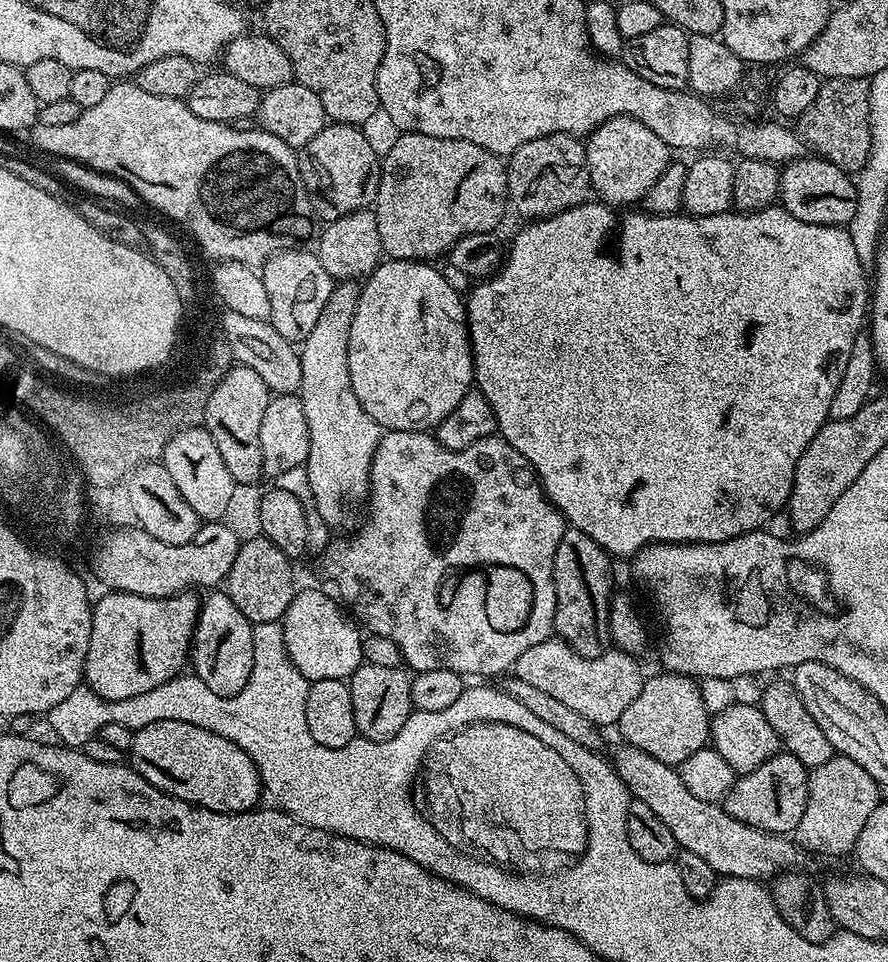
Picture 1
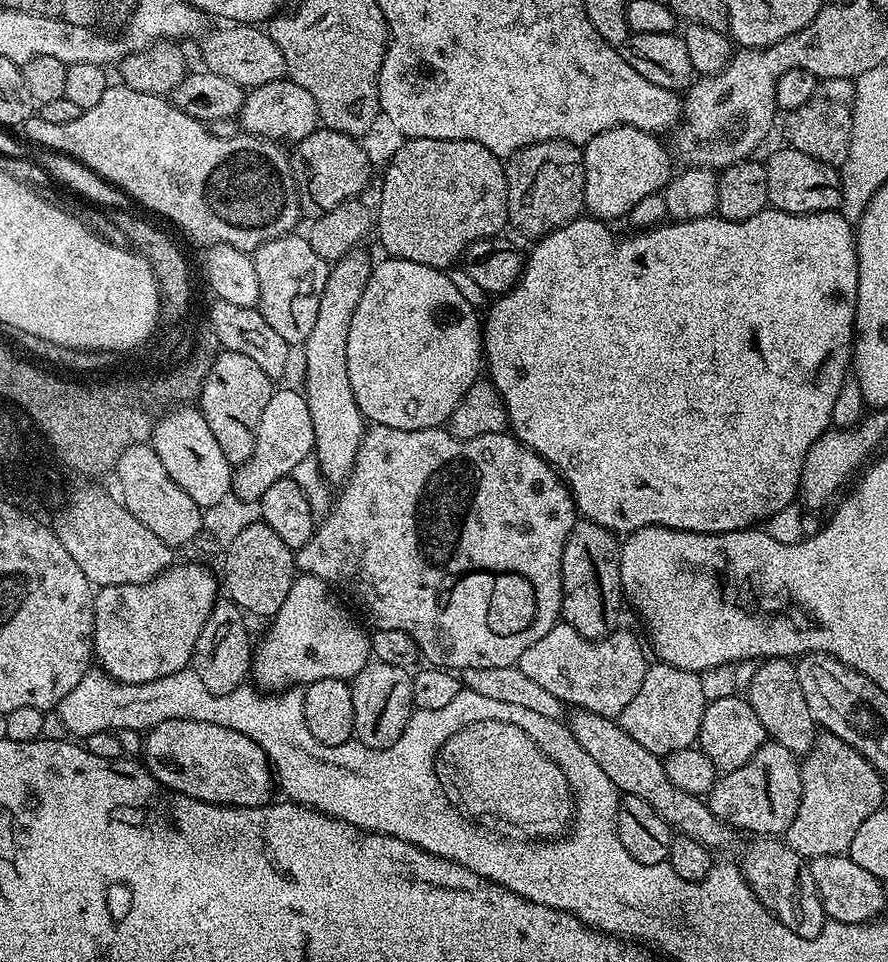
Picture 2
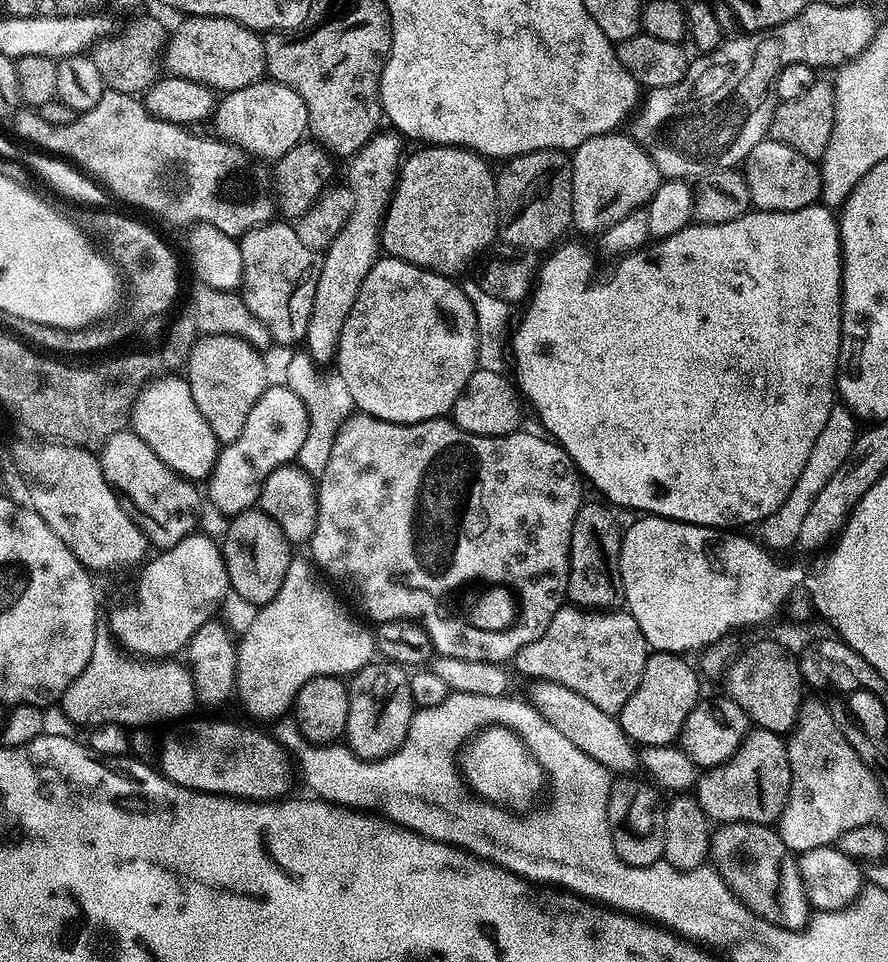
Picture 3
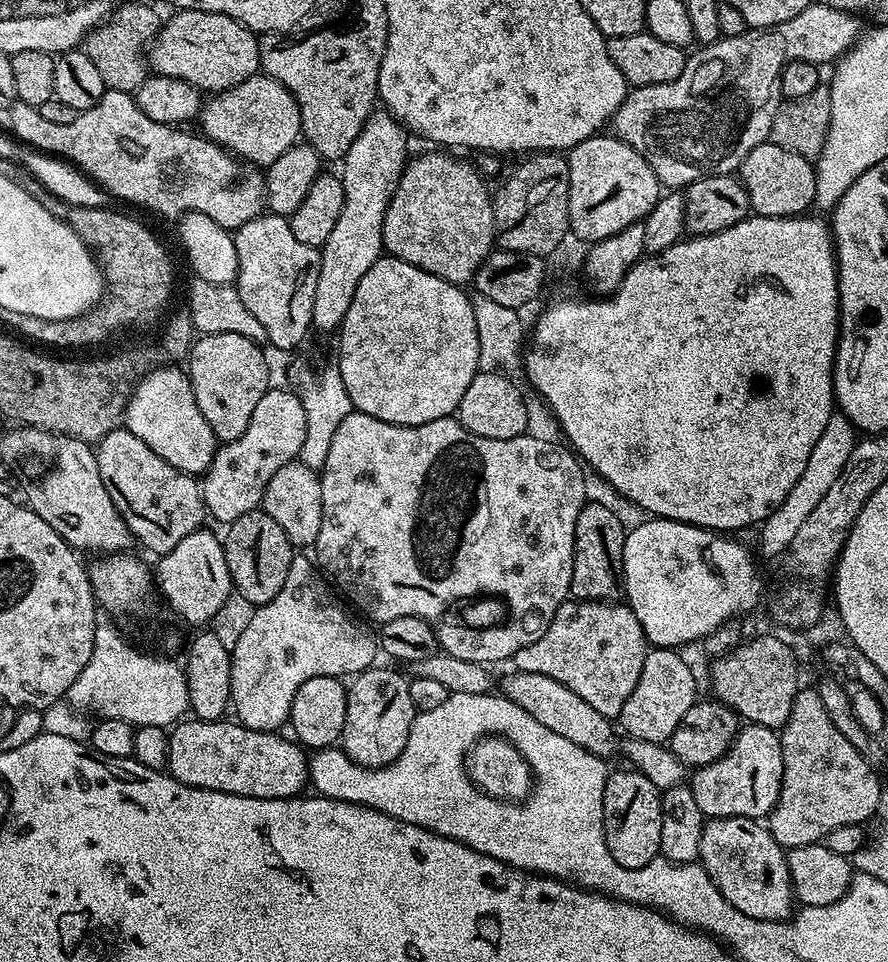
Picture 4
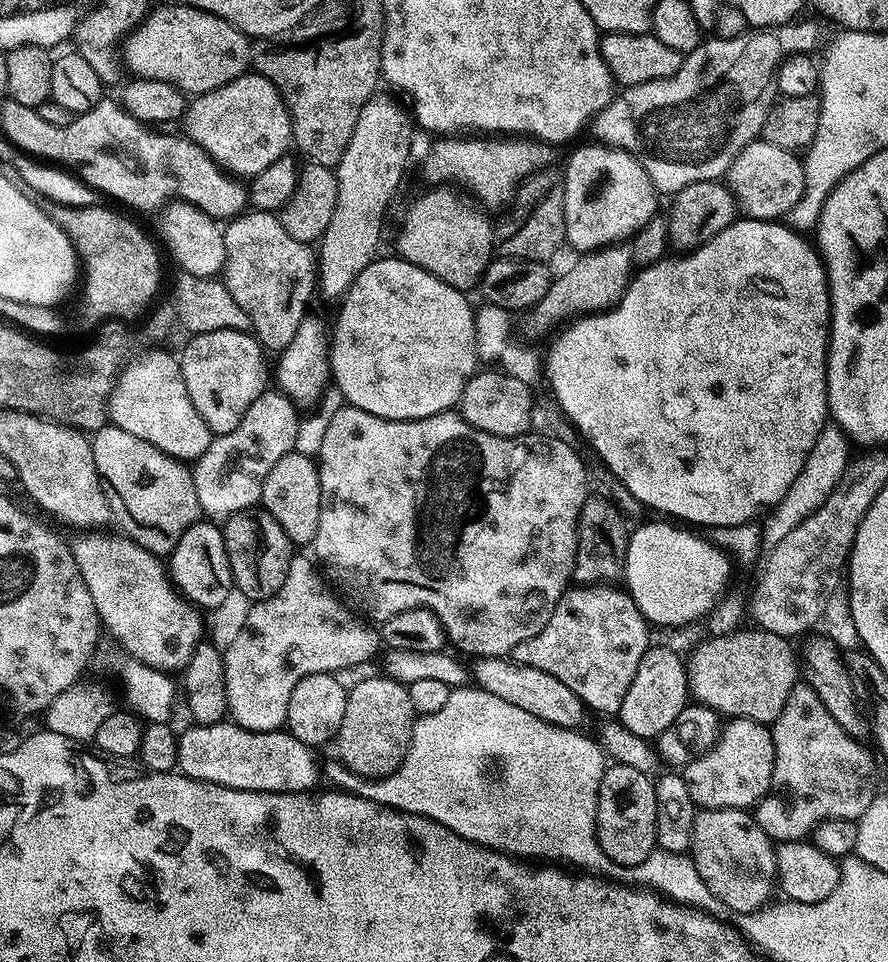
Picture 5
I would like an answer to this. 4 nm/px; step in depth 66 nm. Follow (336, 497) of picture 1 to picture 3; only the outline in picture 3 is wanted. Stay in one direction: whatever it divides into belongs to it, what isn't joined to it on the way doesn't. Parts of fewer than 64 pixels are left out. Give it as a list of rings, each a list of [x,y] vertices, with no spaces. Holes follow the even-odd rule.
[[[387,131],[373,136],[351,157],[349,163],[352,165],[348,168],[346,184],[356,195],[354,214],[350,216],[338,238],[323,253],[318,290],[314,294],[314,306],[310,310],[306,351],[317,366],[331,365],[335,361],[342,328],[346,326],[346,318],[350,318],[354,298],[358,298],[358,290],[362,290],[366,274],[370,274],[382,252],[380,225],[384,223],[384,213],[388,210],[388,202],[396,188],[396,177],[402,163],[401,137],[395,131]]]

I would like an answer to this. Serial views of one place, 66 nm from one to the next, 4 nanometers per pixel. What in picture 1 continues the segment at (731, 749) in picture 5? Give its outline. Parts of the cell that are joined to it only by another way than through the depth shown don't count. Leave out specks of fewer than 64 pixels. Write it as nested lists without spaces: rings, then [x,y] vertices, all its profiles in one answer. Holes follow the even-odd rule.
[[[779,751],[756,770],[750,770],[737,775],[732,783],[732,789],[724,795],[722,807],[728,811],[730,818],[738,818],[738,822],[746,822],[746,826],[754,826],[763,832],[777,834],[795,833],[798,822],[802,822],[802,814],[806,814],[806,798],[808,797],[808,774],[809,769],[794,754]]]

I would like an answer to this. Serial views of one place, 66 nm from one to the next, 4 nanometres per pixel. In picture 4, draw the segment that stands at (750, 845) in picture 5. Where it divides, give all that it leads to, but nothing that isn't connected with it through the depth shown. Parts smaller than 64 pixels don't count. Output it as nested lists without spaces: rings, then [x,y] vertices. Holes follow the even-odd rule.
[[[751,816],[709,819],[702,830],[699,863],[707,870],[708,877],[716,883],[726,902],[742,914],[755,920],[777,922],[789,915],[790,881],[786,852],[759,819]]]

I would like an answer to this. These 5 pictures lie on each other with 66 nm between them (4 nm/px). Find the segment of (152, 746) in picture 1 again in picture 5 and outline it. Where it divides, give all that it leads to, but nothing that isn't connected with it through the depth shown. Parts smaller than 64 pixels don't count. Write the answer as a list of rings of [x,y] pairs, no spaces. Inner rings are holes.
[[[221,722],[219,724],[198,724],[188,726],[185,732],[179,733],[180,741],[178,742],[178,768],[181,773],[195,780],[205,780],[207,784],[217,784],[226,786],[234,790],[250,790],[251,792],[310,792],[317,787],[320,780],[320,764],[316,761],[317,753],[306,742],[298,742],[287,730],[277,730],[275,732],[251,732],[246,730],[235,722]]]

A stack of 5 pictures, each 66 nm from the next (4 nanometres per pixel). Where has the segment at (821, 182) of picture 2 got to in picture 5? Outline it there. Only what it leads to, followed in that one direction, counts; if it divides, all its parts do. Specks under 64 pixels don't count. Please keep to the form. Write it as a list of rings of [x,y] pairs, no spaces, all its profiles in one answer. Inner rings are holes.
[[[757,138],[747,144],[734,158],[734,162],[726,173],[726,185],[736,200],[736,207],[747,219],[779,221],[787,217],[788,211],[798,202],[804,189],[804,161],[797,153],[782,150],[782,146],[774,146],[762,138]]]

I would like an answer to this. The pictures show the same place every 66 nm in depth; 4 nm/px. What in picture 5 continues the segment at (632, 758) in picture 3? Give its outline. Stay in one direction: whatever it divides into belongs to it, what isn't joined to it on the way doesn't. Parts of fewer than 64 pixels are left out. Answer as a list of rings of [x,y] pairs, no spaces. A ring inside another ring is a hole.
[[[481,656],[473,659],[470,664],[470,676],[475,687],[483,692],[494,694],[494,698],[502,698],[502,702],[510,702],[510,706],[518,706],[518,710],[526,710],[526,714],[534,714],[547,724],[559,728],[581,727],[586,709],[584,703],[570,690],[570,686],[562,686],[554,674],[546,674],[546,670],[534,670],[534,666],[522,666],[511,658],[502,656]]]

